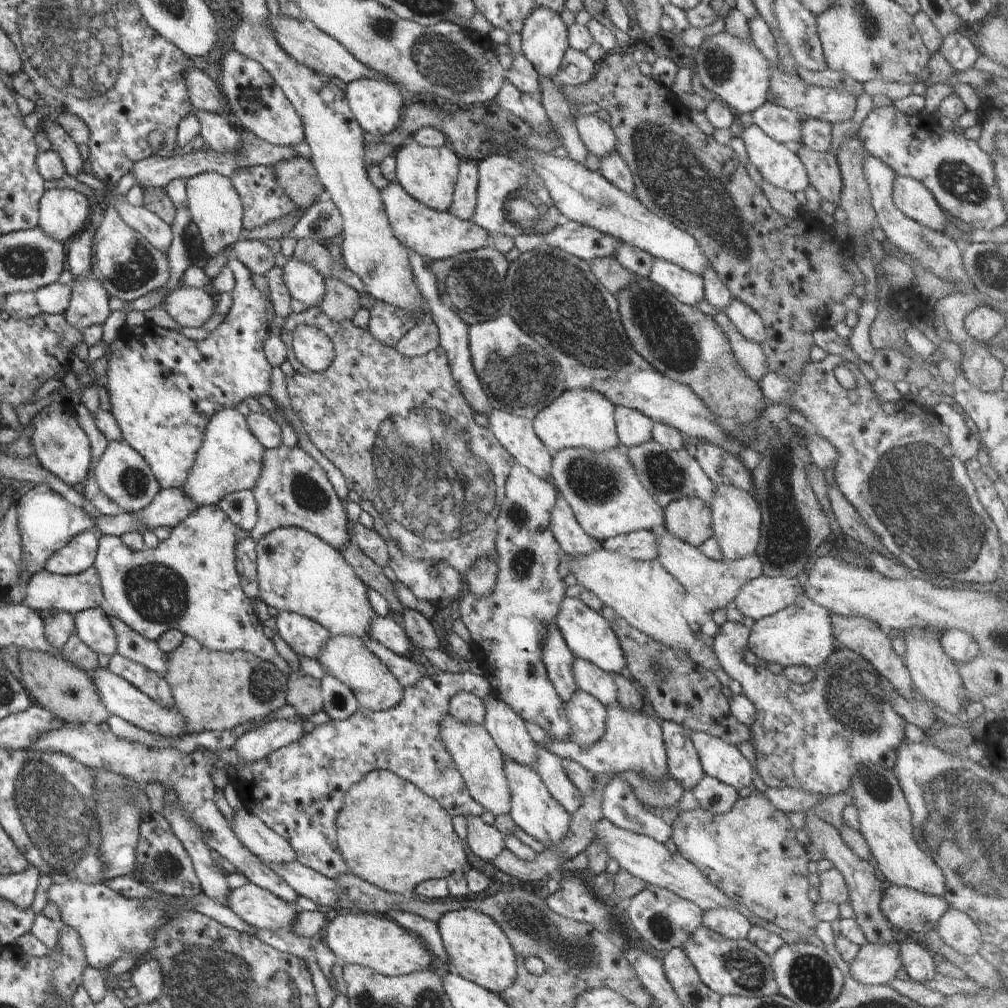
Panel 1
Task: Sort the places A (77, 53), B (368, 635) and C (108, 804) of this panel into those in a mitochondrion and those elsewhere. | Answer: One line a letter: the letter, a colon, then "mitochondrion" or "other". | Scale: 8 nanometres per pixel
A: mitochondrion
B: other
C: mitochondrion

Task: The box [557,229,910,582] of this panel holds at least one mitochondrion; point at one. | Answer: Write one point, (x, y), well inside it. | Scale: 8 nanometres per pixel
(651, 318)

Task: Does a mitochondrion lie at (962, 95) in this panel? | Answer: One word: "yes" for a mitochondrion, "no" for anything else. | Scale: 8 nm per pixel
no

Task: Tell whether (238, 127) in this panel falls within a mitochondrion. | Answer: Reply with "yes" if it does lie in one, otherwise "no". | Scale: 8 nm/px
no

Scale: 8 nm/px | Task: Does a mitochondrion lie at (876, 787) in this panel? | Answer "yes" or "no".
yes

